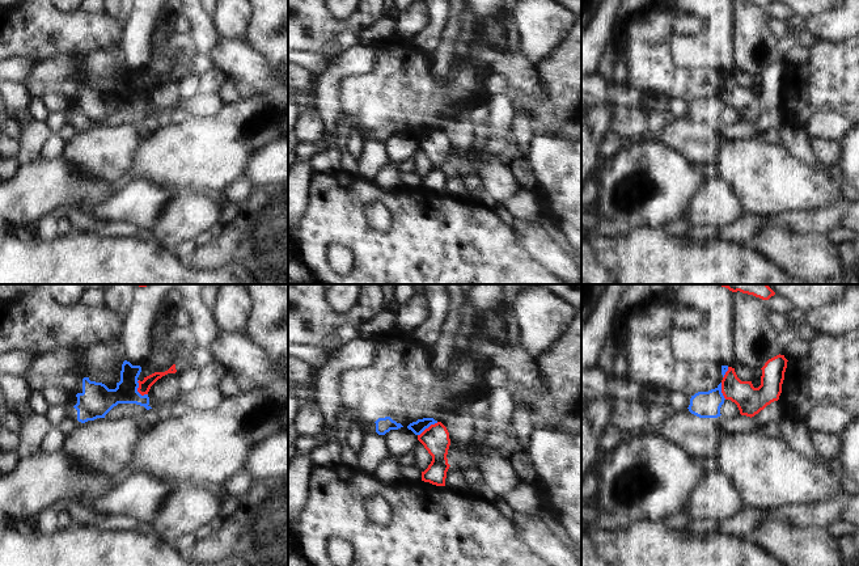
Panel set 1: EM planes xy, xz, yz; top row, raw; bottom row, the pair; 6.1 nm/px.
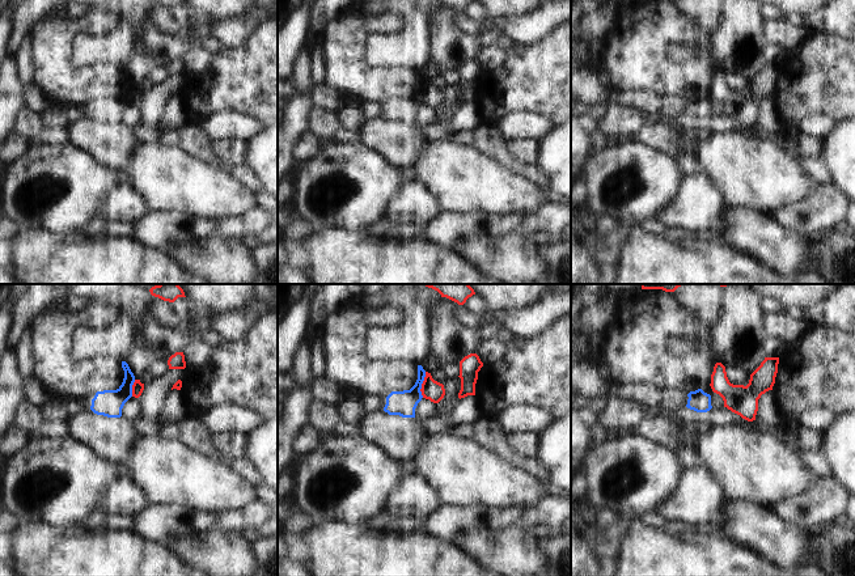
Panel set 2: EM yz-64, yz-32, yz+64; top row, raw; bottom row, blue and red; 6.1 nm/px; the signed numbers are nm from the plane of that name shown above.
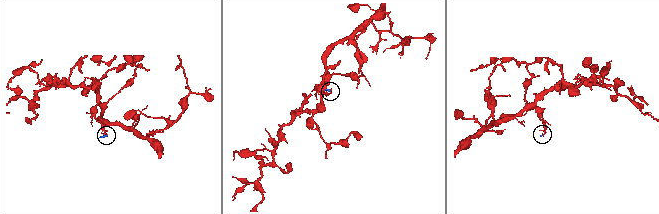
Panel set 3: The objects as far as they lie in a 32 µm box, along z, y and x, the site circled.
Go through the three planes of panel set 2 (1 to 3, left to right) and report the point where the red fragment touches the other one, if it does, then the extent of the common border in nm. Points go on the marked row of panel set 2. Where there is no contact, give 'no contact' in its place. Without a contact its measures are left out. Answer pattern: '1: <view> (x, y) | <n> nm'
1: yz-64 (131, 388) | 110 nm
2: yz-32 (420, 385) | 160 nm
3: no contact

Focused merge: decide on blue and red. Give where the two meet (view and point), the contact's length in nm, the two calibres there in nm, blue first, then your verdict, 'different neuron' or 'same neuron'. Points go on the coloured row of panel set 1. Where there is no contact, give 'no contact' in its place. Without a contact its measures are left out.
meets blue in xy at (136, 391); contact 110 nm long; 200 nm thick on the blue side, 70 nm on the other; different neuron

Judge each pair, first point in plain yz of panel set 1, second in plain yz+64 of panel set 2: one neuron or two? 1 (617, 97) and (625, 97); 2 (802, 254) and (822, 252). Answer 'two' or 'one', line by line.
1: two
2: two

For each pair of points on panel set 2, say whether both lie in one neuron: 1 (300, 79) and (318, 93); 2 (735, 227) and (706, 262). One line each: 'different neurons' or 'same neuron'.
1: different neurons
2: different neurons

